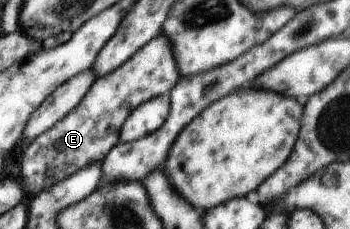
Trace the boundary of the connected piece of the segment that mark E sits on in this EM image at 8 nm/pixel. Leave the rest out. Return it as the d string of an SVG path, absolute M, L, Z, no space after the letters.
M161 33L144 45L131 59L106 76L97 78L85 97L59 123L32 139L31 145L21 157L21 183L24 193L37 195L47 191L54 183L72 176L93 162L103 161L104 157L120 142L120 131L136 107L150 99L169 94L180 80L176 59L172 56L172 44Z

